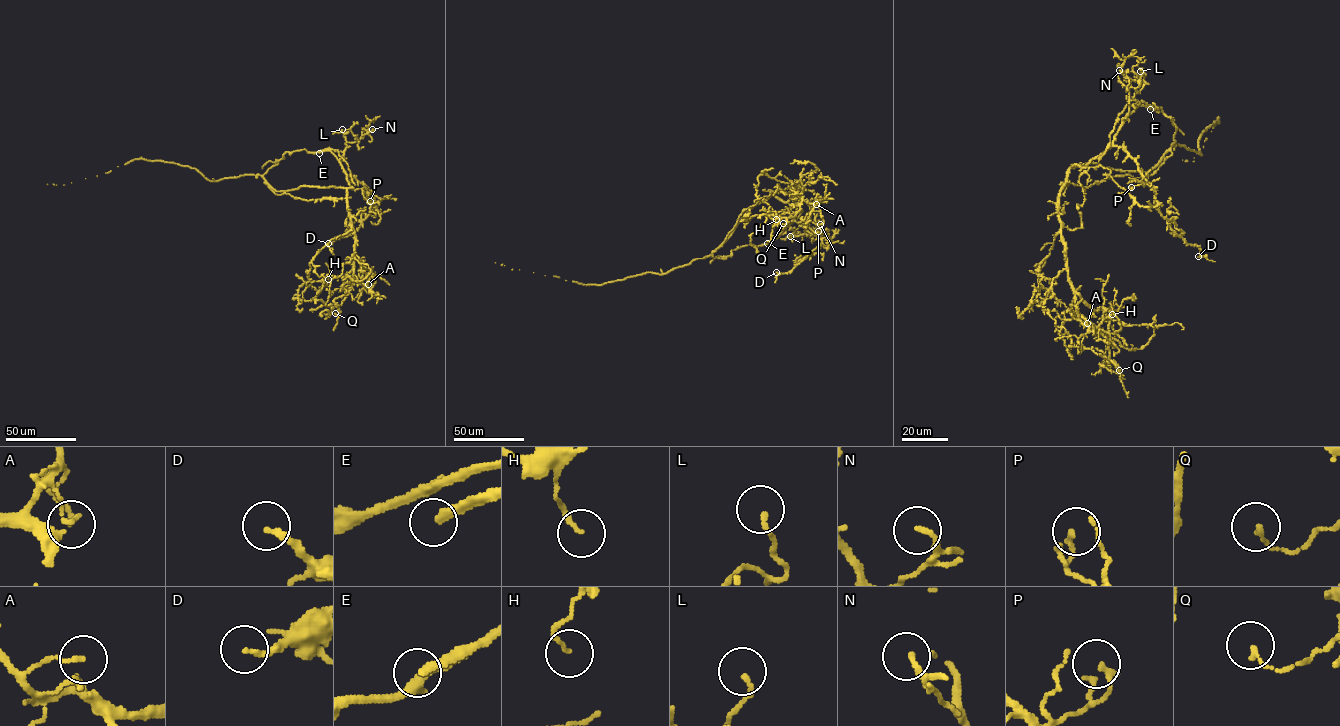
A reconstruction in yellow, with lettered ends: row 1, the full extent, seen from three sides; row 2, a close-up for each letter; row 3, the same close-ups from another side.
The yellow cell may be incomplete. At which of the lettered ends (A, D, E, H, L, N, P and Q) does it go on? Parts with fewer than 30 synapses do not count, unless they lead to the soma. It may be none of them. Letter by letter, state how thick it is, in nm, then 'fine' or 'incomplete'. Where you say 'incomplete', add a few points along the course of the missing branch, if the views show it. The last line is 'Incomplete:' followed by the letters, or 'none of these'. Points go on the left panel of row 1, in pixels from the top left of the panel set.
A: 120 nm | fine
D: 150 nm | incomplete | (328, 243), (335, 246), (358, 242), (373, 251), (376, 245)
E: 200 nm | incomplete | (319, 153), (304, 155), (302, 161), (335, 179), (338, 196), (335, 204)
H: 120 nm | fine
L: 150 nm | fine
N: 150 nm | fine
P: 150 nm | fine
Q: 150 nm | fine
Incomplete: D, E

